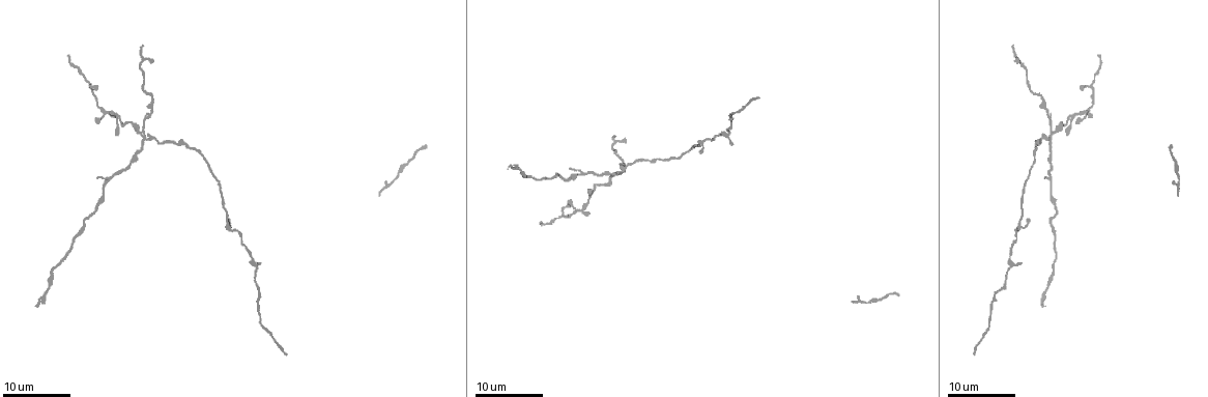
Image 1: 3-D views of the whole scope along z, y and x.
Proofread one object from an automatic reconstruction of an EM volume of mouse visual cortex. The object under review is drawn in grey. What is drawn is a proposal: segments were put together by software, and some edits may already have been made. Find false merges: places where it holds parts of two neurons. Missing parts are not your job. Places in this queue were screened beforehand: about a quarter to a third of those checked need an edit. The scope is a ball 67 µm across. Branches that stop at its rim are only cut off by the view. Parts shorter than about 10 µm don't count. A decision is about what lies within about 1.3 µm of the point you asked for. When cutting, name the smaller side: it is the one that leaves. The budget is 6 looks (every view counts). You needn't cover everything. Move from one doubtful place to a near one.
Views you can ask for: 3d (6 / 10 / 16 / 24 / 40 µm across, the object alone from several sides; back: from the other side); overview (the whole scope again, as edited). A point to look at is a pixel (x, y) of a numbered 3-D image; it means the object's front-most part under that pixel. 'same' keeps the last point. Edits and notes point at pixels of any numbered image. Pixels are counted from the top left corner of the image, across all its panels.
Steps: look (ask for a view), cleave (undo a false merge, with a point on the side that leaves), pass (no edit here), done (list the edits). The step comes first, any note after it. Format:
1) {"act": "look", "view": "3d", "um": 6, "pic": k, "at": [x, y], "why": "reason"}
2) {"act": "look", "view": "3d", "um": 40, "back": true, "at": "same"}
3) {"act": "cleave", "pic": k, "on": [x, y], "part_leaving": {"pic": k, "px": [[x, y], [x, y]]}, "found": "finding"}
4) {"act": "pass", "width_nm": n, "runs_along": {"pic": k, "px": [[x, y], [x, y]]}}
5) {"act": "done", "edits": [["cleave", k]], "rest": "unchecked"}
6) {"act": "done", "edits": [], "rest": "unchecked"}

{"act": "look", "view": "3d", "um": 24, "pic": 1, "at": [145, 139], "why": "four or more arms meet"}

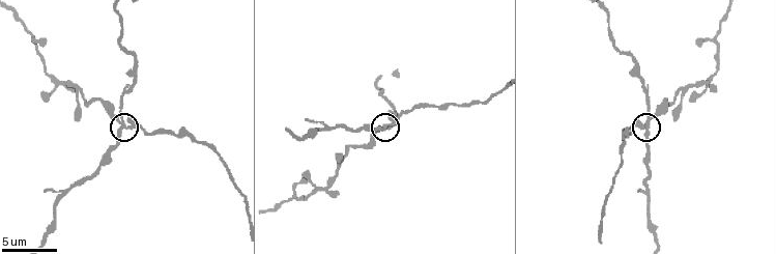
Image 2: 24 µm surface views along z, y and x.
{"act": "look", "view": "3d", "um": 6, "pic": 2, "at": [645, 126], "why": "closer look"}

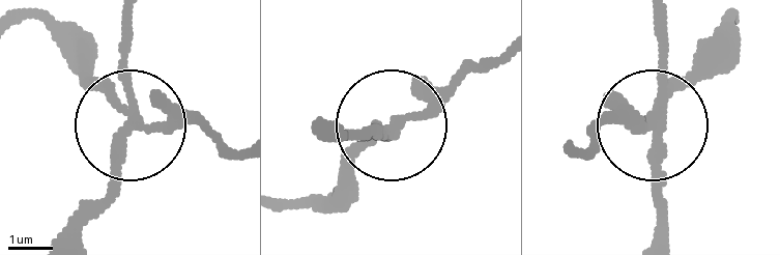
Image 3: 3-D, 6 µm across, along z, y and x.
{"act": "cleave", "pic": 3, "on": [131, 50], "arms": 4, "part_leaving": {"pic": 3, "px": [[133, 123], [118, 187], [81, 231]]}, "found": "a second neuron is stuck on"}

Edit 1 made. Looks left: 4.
{"act": "look", "view": "3d", "um": 10, "pic": 2, "at": [676, 97], "why": "side arm on a straight run"}

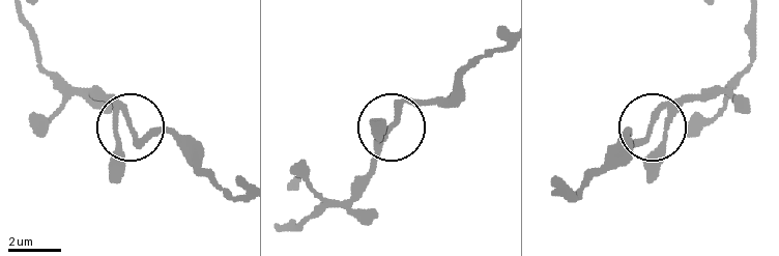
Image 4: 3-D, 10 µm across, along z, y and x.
{"act": "pass", "arms": 3, "found": "one neuron here"}

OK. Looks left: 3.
{"act": "look", "view": "3d", "um": 24, "pic": 1, "at": [1011, 266], "why": "arms part here"}

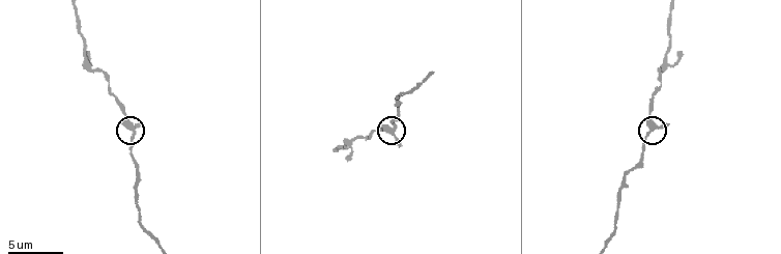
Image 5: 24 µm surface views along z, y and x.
{"act": "look", "view": "3d", "um": 10, "pic": 5, "at": [394, 130], "why": "closer look"}

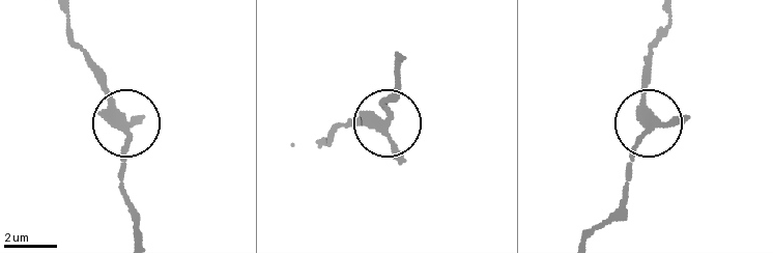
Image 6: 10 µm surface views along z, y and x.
{"act": "pass", "width_nm": 290, "runs_along": {"pic": 6, "px": [[62, 10], [68, 37], [124, 124], [120, 183]]}, "found": "all the same neuron"}

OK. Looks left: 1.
{"act": "done", "edits": [["cleave", 3]], "rest": "unchecked"}

